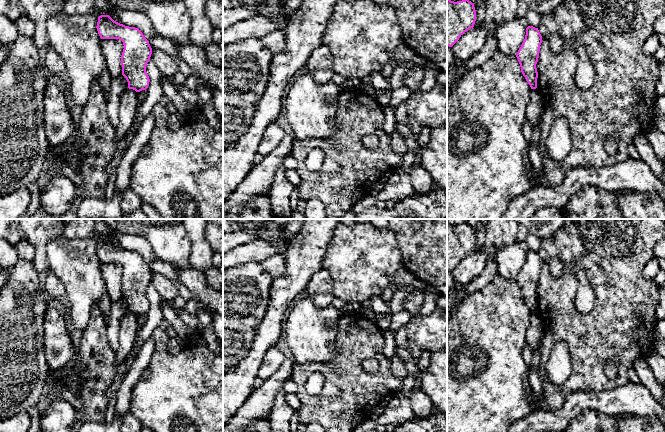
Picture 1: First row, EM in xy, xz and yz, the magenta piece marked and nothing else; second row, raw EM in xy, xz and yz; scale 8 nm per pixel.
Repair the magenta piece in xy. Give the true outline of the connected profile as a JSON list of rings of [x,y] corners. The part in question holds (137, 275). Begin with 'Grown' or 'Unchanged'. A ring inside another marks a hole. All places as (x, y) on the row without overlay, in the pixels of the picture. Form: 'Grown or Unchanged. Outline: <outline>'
Unchanged. Outline: [[[109,239],[99,240],[96,252],[101,263],[119,263],[123,266],[122,299],[128,306],[128,312],[136,316],[146,314],[150,306],[146,290],[152,272],[143,257],[138,252],[114,245]]]

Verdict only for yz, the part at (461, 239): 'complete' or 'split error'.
complete

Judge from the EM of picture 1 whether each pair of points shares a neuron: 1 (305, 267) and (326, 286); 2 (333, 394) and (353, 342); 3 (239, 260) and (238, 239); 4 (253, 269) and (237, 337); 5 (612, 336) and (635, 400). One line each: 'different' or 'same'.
1: different
2: same
3: different
4: same
5: different

